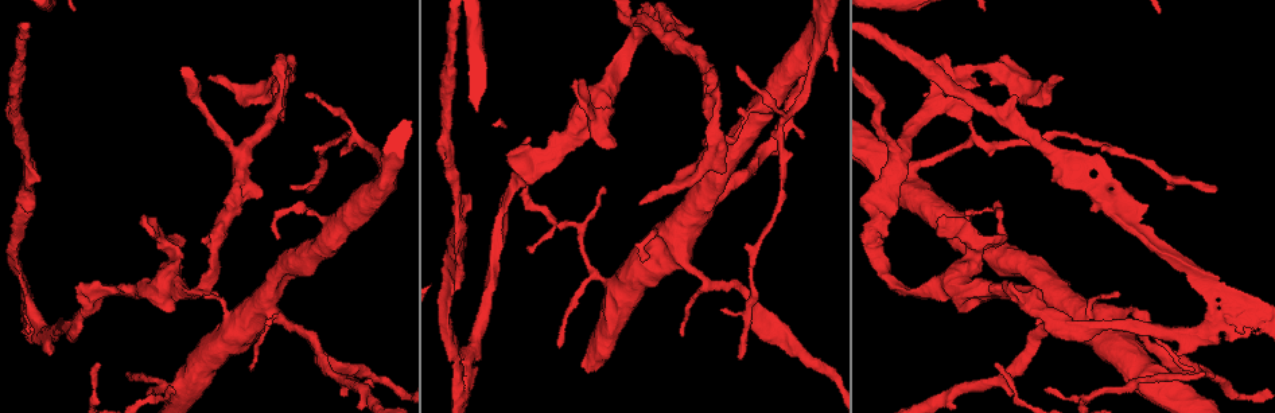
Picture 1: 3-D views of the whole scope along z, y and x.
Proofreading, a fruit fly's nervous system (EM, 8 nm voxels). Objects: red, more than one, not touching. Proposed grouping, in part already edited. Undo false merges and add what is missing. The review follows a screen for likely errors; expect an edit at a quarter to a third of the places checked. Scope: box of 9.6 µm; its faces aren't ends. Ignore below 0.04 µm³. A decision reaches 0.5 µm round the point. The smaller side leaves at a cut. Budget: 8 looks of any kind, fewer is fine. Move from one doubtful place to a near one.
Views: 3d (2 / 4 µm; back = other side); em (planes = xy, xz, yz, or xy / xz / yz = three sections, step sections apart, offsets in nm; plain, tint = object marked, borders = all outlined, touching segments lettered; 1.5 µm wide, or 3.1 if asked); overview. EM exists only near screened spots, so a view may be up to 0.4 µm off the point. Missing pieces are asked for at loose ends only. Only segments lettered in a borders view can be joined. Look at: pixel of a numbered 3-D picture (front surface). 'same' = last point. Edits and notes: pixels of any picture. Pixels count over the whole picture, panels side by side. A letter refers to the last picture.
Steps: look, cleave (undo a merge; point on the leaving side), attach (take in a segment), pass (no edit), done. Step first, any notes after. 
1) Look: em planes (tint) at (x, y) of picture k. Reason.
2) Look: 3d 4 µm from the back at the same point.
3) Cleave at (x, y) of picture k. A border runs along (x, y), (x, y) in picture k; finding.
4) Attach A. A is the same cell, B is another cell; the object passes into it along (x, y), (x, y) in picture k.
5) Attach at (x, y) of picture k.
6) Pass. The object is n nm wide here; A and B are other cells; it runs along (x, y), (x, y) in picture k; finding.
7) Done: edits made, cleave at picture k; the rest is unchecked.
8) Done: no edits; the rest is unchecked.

Look: em planes (tint) at (142, 221) of picture 1. An open end.

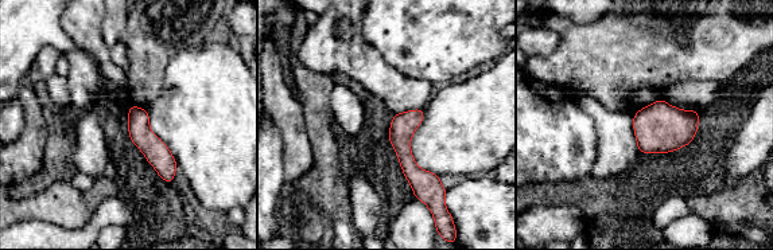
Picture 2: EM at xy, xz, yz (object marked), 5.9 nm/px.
Look: em planes (borders) at the same point. What lies round it.

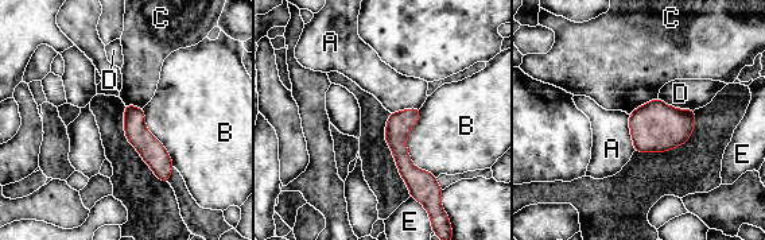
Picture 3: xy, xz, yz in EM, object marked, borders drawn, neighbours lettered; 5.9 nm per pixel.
Pass. A, B, C, D and E are other cells; it runs along (395, 115), (403, 163), (431, 194) in picture 3; none of them fits.

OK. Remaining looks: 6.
Look: 3d 2 µm from the back at (283, 122) of picture 1. Free end.

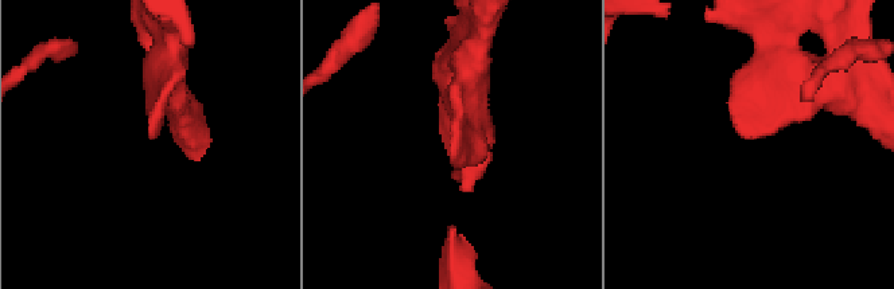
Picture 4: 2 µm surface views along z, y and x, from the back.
Look: em planes (borders) at (454, 154) of picture 4.

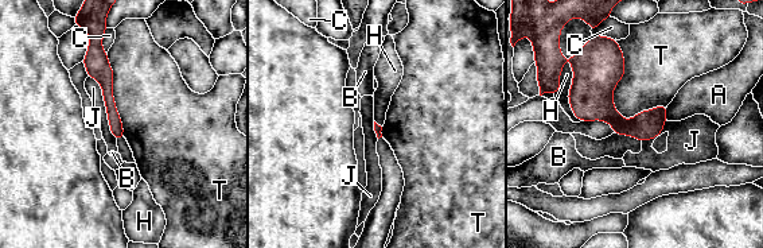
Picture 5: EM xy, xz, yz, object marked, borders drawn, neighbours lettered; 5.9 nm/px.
Pass. A, B, C, H, J and T are other cells; no lettered segment goes on from it.

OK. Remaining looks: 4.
Look: em xy step 8 (borders) at (260, 196) of picture 1. An open end.

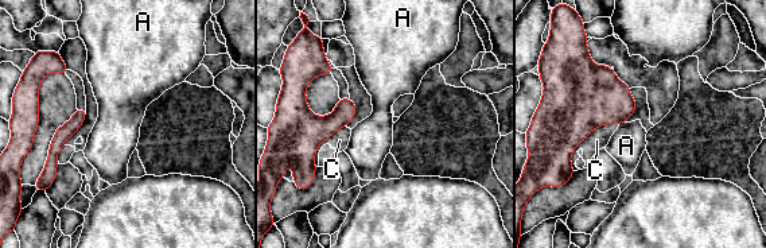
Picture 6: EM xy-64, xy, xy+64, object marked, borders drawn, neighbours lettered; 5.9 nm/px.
Pass. A and C are other cells; none of them fits.

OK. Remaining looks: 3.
Done: no edits; the rest is unchecked.

